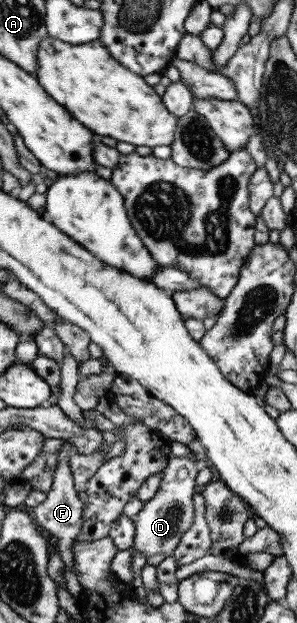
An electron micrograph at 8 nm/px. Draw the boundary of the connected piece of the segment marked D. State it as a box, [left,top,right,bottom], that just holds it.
[132,457,201,557]

